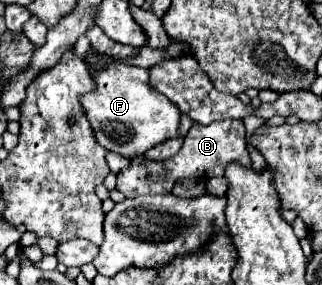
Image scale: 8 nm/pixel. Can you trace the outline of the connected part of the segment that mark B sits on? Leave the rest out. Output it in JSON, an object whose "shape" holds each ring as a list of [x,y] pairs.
{"shape":[[[224,119],[215,121],[210,125],[194,123],[184,139],[182,149],[168,161],[146,161],[144,157],[132,159],[132,165],[118,173],[116,189],[122,191],[128,199],[138,195],[168,195],[178,179],[210,179],[222,177],[226,165],[230,161],[240,161],[242,165],[250,163],[246,151],[246,130],[240,119]]]}

